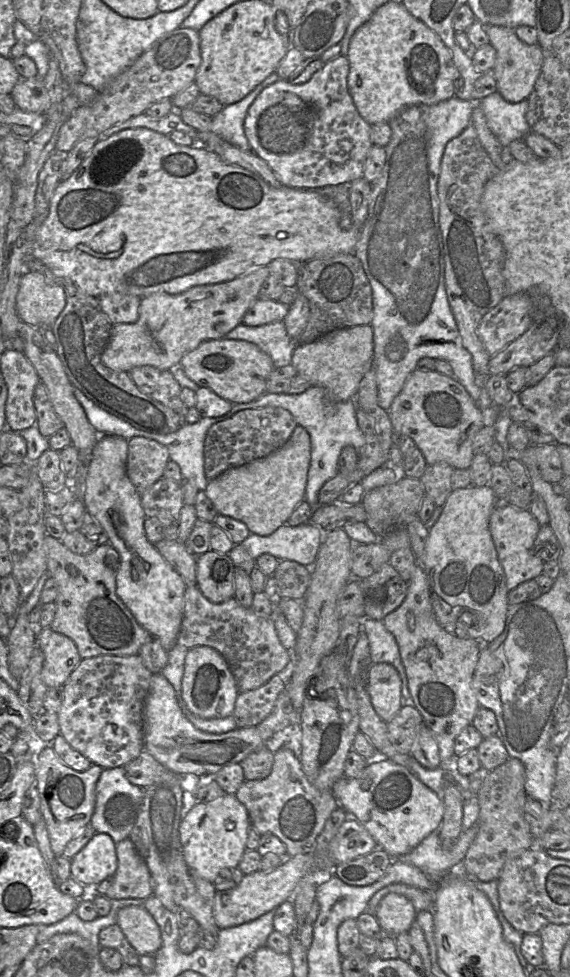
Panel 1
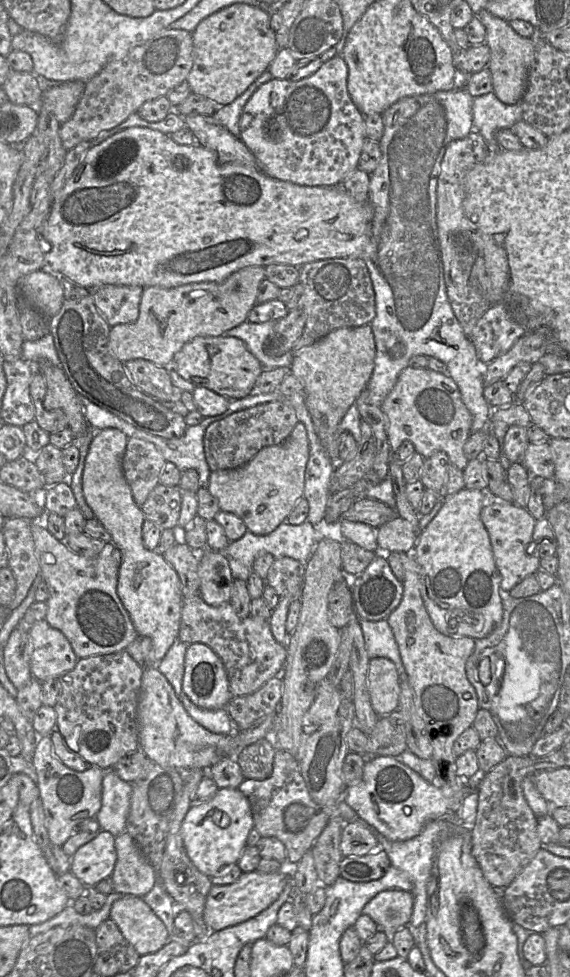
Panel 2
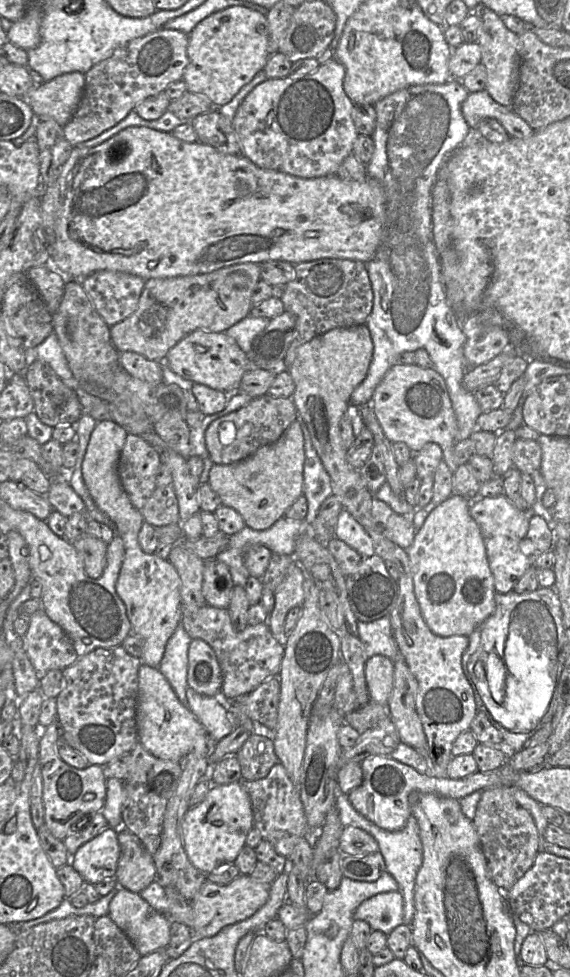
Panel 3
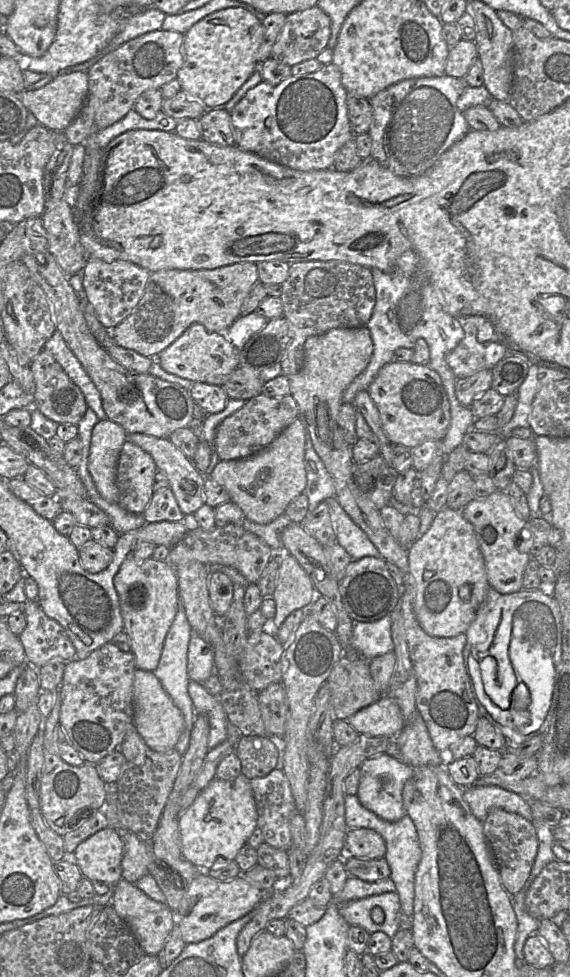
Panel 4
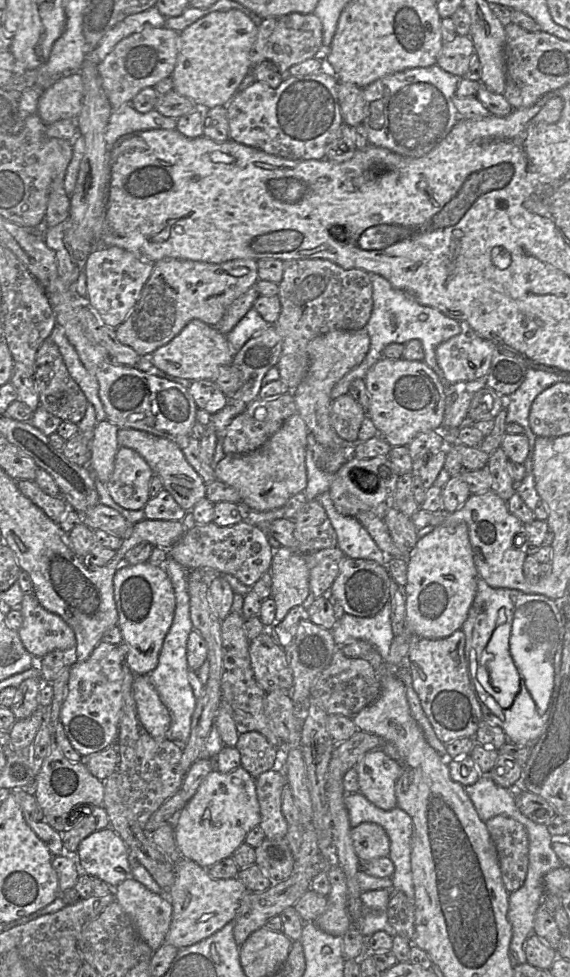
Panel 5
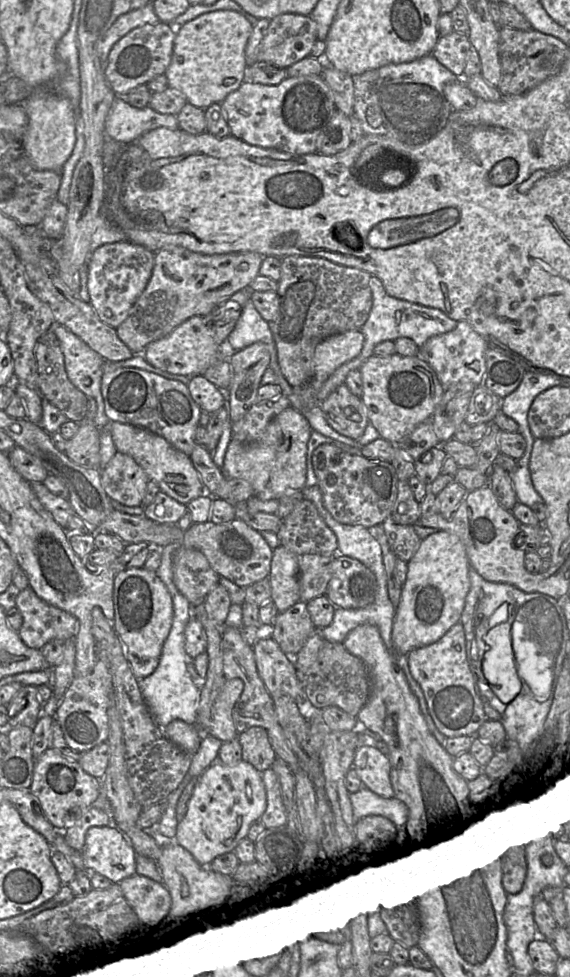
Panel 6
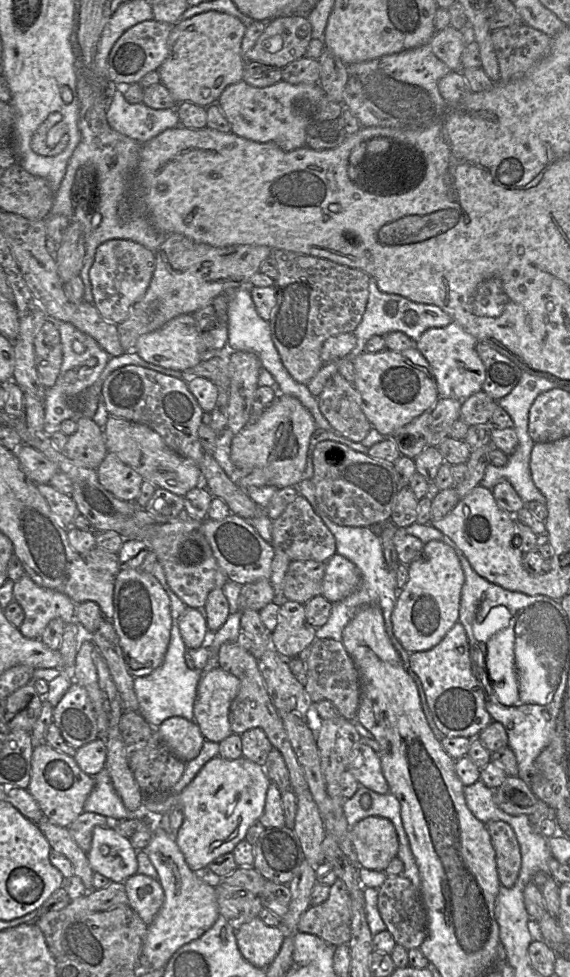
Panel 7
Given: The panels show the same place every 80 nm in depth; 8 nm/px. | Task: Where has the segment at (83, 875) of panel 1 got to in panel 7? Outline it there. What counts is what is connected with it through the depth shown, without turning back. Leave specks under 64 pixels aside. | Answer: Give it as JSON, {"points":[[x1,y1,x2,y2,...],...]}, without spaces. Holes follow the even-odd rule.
{"points":[[96,826,87,859,90,867,111,882,123,883,138,871,137,850,111,826]]}

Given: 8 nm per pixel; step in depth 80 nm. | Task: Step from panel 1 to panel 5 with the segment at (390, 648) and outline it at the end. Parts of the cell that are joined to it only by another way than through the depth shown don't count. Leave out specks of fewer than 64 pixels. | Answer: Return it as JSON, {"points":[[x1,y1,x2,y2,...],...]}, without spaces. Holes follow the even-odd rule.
{"points":[[392,603,384,607,372,617,359,617,344,613,331,629,337,646,350,641,364,640,374,646,380,656,385,659,390,653,394,638,392,623]]}

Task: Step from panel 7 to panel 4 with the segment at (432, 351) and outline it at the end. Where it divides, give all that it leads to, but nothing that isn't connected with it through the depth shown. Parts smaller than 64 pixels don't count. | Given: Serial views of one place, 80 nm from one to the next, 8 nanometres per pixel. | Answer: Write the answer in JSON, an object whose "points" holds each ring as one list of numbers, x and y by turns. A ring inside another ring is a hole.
{"points":[[459,321,464,337,446,356,446,363,457,379,469,377,484,369,492,369,508,354,507,348,501,343,478,342,477,328,472,321]]}

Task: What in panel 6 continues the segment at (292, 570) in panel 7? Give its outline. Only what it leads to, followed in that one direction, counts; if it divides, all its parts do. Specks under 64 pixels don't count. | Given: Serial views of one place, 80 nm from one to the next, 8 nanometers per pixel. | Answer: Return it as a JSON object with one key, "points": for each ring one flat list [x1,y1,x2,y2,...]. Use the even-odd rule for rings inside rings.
{"points":[[304,554,298,556,300,601,308,601,325,595,332,576,335,555]]}

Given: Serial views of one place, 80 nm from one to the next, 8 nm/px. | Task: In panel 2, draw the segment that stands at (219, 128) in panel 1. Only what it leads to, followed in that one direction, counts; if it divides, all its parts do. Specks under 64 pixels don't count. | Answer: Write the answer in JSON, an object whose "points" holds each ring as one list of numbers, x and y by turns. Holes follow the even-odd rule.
{"points":[[267,69,232,103,219,107,213,114,215,120,232,135,239,138,239,121,245,104,261,85,272,79,272,74,269,72,269,69]]}

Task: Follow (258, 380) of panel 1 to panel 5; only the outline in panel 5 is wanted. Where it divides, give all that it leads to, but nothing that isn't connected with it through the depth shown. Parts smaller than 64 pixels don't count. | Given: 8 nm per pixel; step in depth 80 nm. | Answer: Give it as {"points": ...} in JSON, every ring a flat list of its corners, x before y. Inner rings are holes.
{"points":[[194,319,176,337,156,349,148,358,158,369,172,376,192,381,211,380,215,382,221,369,232,365,234,353,225,334,214,326]]}

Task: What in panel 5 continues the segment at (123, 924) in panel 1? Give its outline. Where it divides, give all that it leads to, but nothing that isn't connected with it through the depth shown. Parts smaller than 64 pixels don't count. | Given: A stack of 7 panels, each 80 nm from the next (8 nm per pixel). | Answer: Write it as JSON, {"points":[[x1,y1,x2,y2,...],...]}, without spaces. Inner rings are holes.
{"points":[[128,877,114,889,115,901,131,918,140,937,155,951,165,941,171,918,172,904]]}

